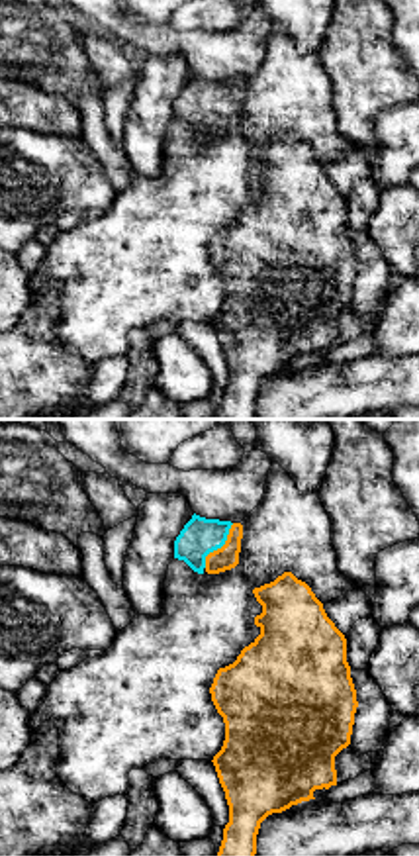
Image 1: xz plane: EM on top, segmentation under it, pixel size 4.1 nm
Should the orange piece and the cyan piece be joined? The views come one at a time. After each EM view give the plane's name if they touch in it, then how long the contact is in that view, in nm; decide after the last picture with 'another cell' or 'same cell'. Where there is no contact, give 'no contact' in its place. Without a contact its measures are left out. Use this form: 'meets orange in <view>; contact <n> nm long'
meets orange in xz; contact 220 nm long

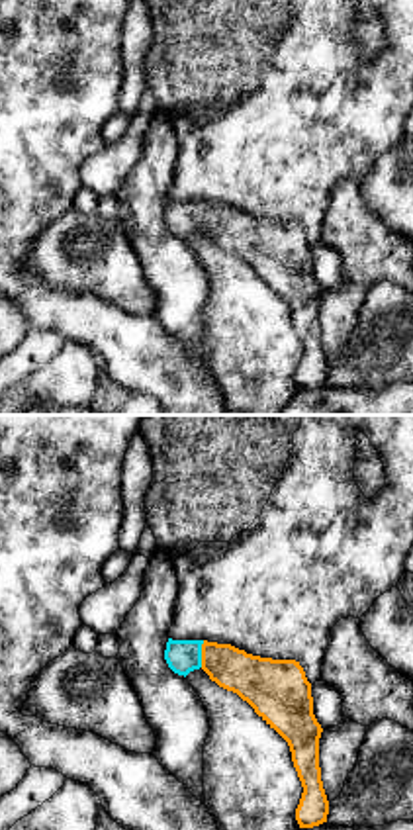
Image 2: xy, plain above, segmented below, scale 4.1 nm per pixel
meets orange in xy; contact 110 nm long

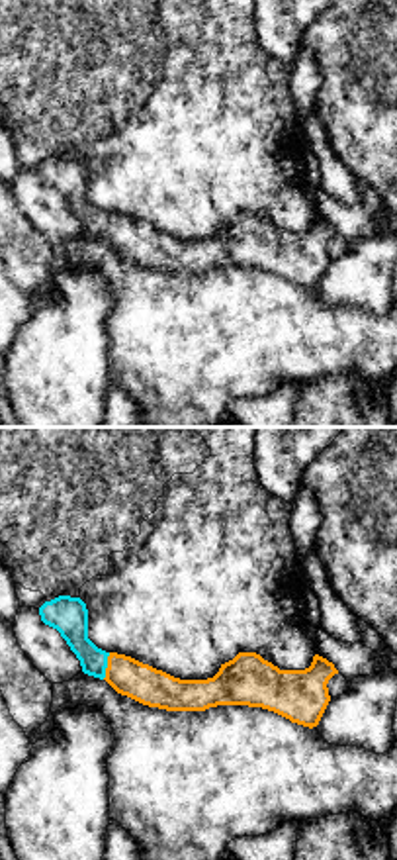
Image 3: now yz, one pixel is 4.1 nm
meets orange in yz; contact 120 nm long

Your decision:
same cell

